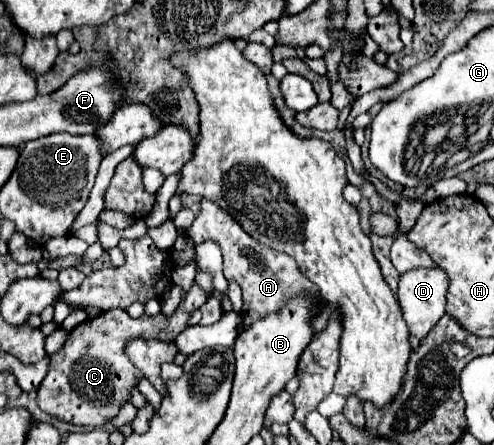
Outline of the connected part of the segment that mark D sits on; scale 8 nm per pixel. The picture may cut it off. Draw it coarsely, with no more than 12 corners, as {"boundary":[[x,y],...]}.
{"boundary":[[447,272],[401,274],[399,304],[413,336],[445,314]]}

